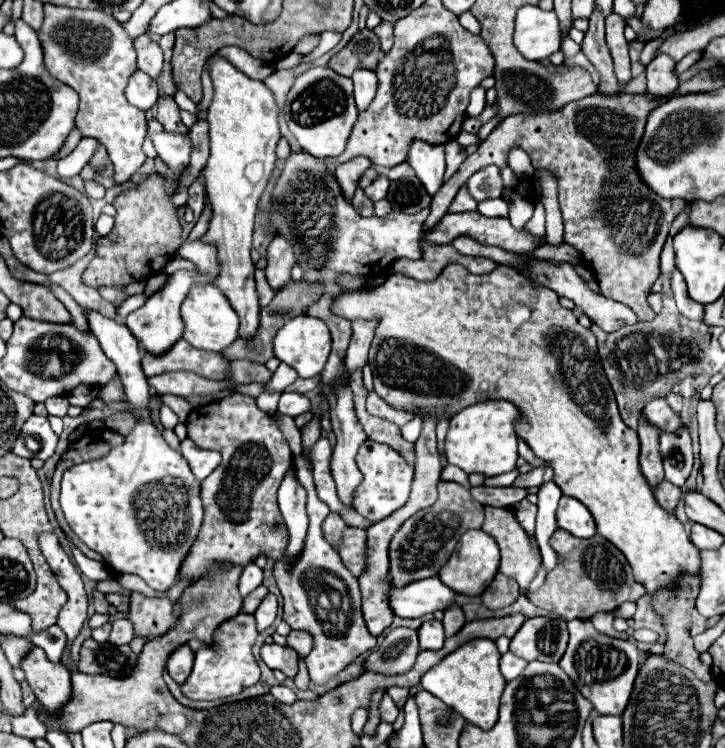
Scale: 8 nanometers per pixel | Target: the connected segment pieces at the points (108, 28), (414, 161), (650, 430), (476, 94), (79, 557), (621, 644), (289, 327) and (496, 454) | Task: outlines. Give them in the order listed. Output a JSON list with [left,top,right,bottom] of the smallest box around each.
[[38,4,146,184],[406,142,446,196],[638,418,664,488],[468,86,486,116],[66,536,112,582],[560,620,640,714],[272,316,330,378],[444,400,520,476]]

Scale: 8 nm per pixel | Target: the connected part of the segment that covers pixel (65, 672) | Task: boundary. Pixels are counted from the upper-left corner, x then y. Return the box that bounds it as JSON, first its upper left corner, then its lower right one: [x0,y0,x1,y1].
[20,646,72,712]

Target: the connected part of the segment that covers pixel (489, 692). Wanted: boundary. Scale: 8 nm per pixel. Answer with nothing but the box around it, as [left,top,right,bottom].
[422,638,506,730]

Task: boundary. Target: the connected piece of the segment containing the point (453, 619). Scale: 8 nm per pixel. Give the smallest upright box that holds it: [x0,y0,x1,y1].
[444,604,466,636]

